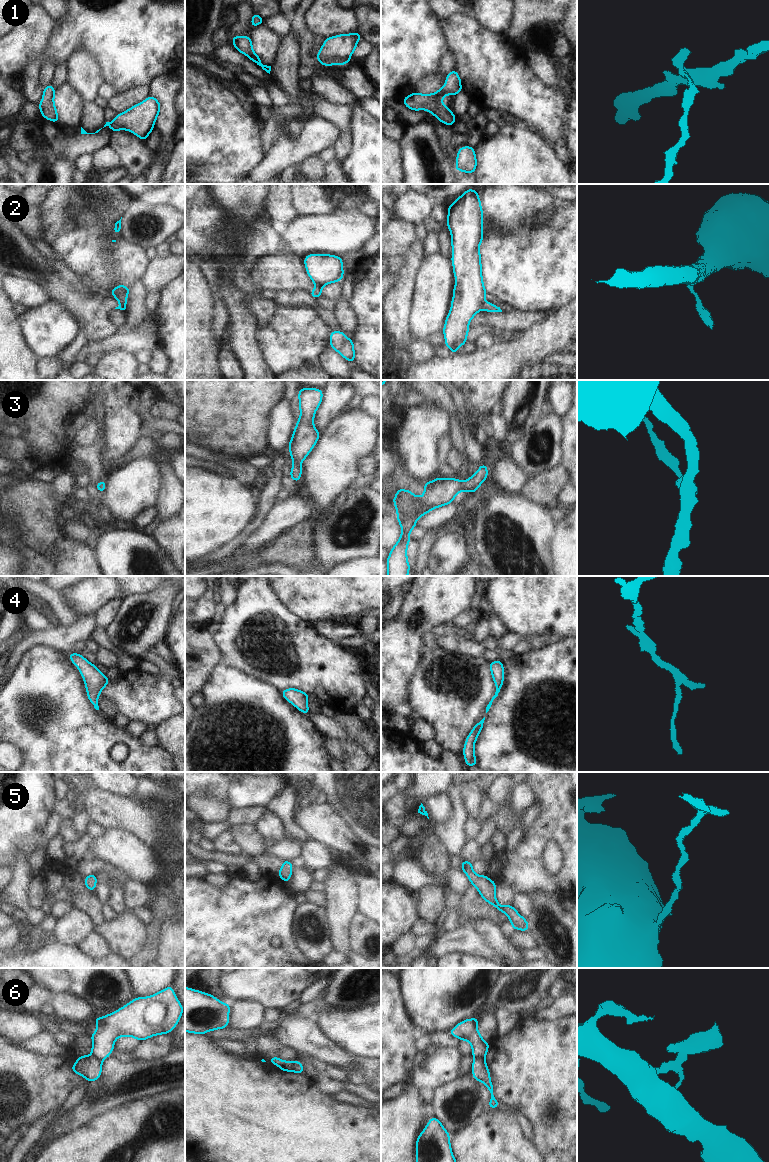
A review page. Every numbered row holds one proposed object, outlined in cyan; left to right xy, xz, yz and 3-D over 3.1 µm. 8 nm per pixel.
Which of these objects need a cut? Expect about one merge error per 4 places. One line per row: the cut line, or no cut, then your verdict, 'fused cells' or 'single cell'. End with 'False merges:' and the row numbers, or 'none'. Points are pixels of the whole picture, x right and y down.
1: no cut; single cell
2: cut in yz along (484, 303), (482, 308); fused cells
3: no cut; single cell
4: no cut; single cell
5: no cut; single cell
6: cut in xy along (92, 1054), (101, 1062); fused cells
False merges: 2, 6

